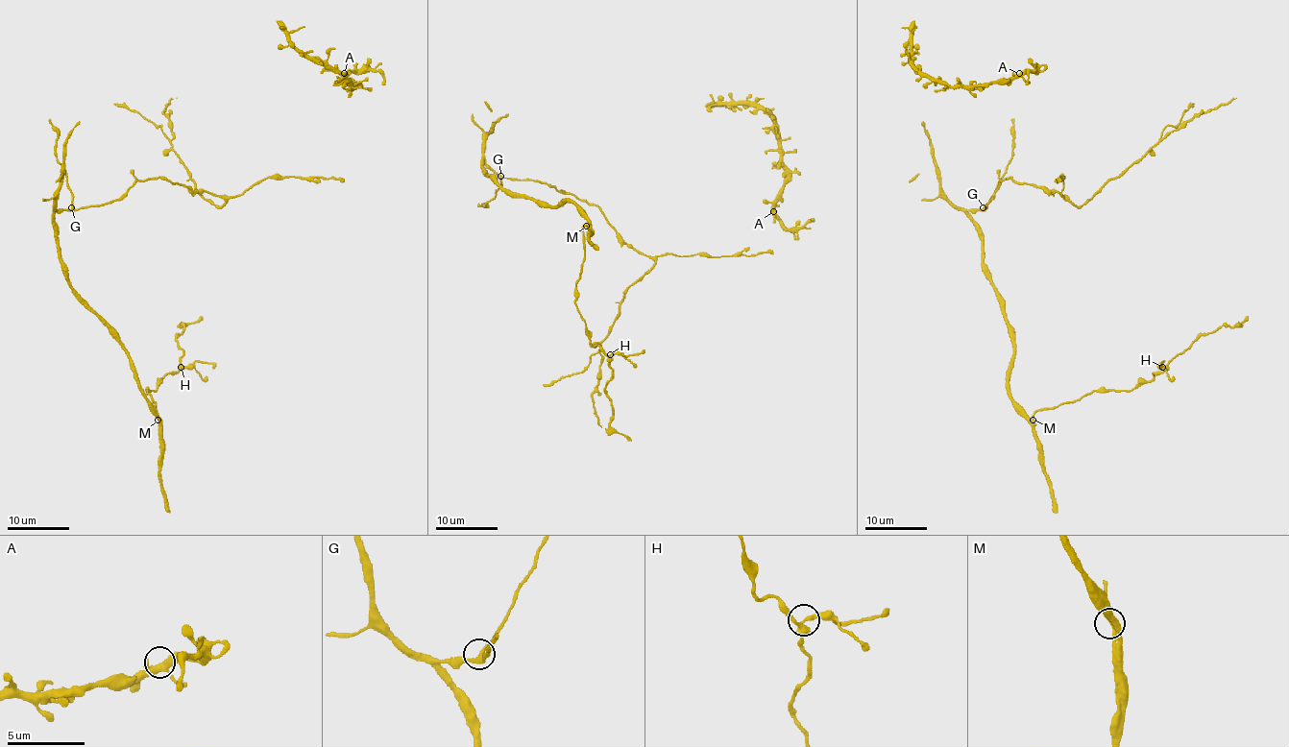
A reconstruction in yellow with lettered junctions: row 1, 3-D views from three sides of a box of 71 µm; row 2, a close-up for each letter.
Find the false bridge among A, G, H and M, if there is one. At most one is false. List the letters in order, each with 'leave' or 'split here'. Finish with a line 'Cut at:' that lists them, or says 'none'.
A: leave
G: leave
H: leave
M: leave
Cut at: none

